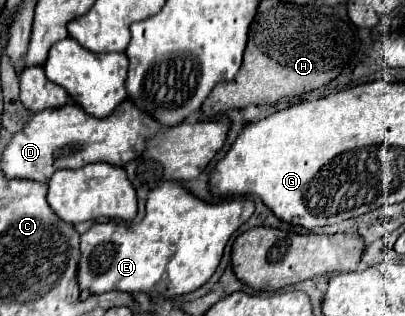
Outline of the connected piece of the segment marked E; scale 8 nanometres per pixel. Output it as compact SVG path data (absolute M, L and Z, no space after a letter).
M162 183L148 193L146 215L140 223L96 223L80 237L80 263L78 263L78 285L80 291L90 291L92 295L102 295L108 291L128 291L128 293L148 293L152 299L164 297L174 299L178 295L192 293L200 289L216 271L224 247L230 235L254 213L254 203L250 199L226 199L224 203L204 203L190 195L182 185Z

